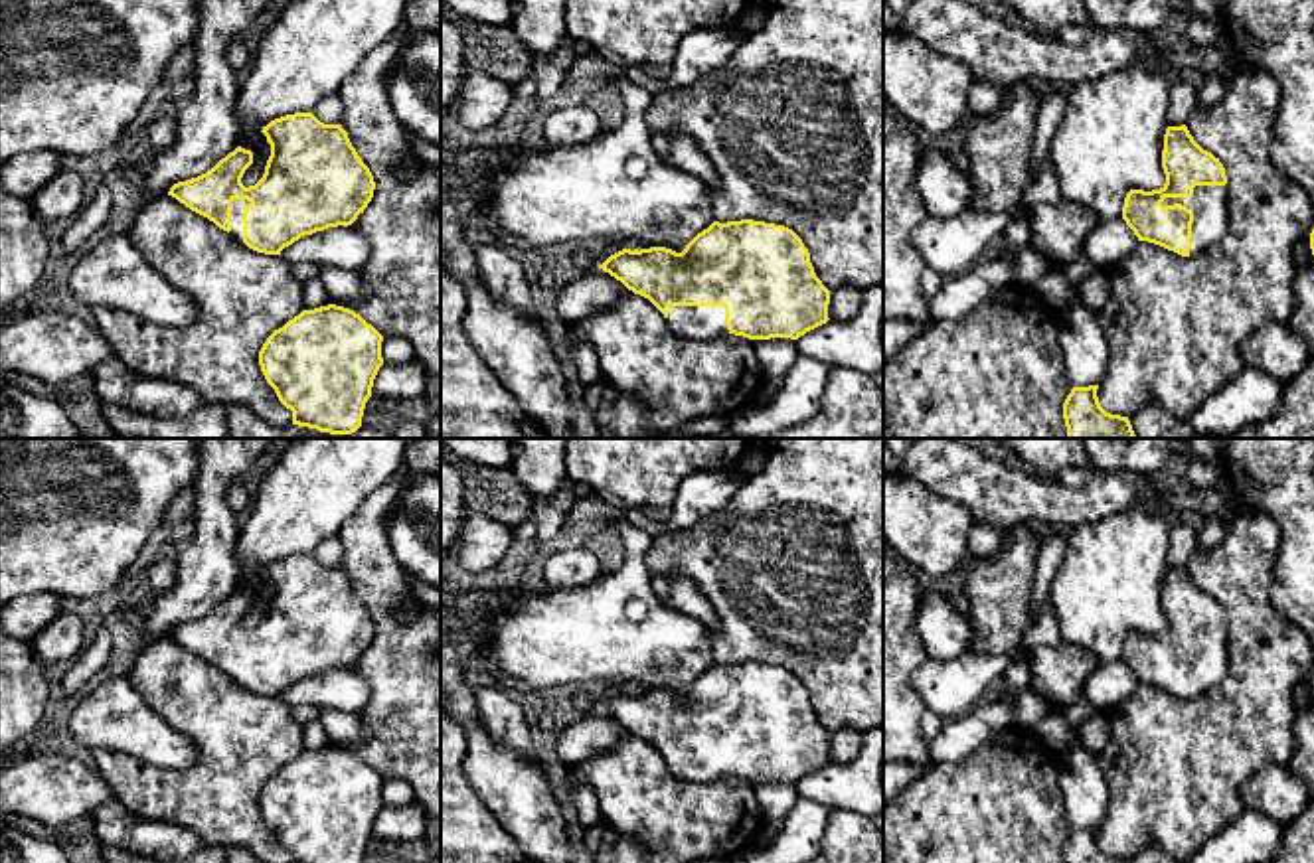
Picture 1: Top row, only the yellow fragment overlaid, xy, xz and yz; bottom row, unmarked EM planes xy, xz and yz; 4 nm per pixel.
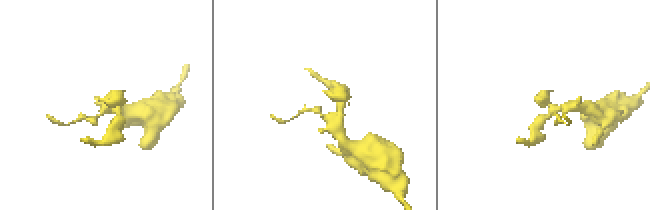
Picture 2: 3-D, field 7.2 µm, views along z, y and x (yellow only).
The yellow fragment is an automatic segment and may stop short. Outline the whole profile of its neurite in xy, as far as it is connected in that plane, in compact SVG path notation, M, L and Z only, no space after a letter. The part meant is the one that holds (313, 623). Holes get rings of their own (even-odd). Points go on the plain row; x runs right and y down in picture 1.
M294 555L261 575L271 598L255 628L241 626L253 594L237 588L209 614L174 626L168 638L265 697L281 697L304 677L348 669L364 656L375 624L342 567Z

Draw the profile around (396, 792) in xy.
M399 778L383 780L381 800L383 800L383 806L387 808L403 808L403 806L417 802L413 788Z

